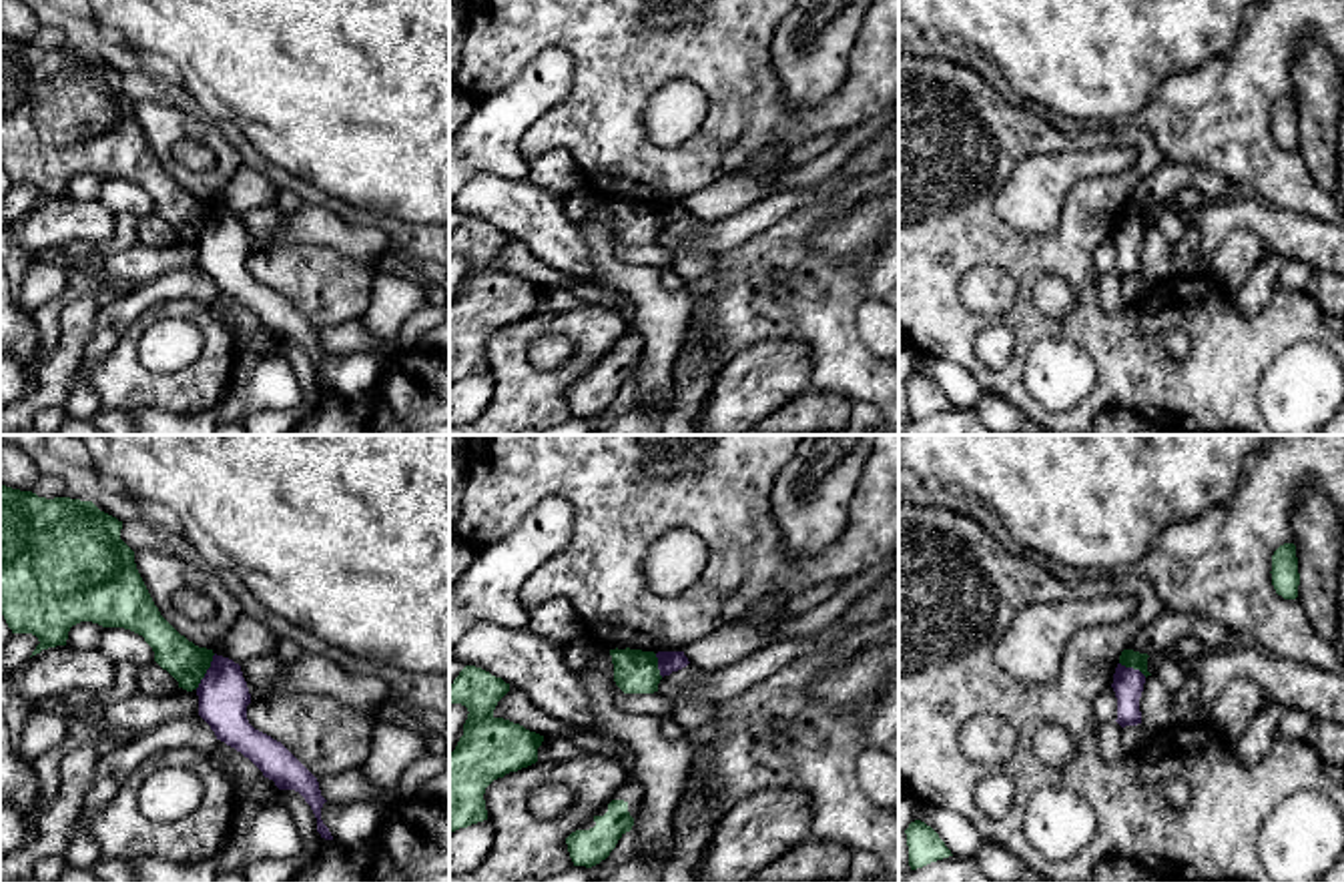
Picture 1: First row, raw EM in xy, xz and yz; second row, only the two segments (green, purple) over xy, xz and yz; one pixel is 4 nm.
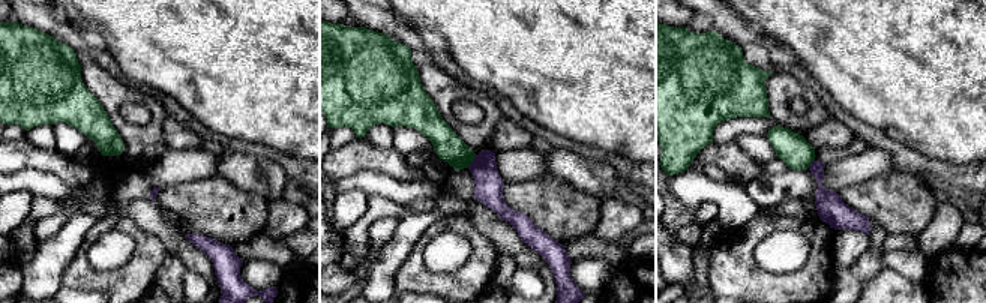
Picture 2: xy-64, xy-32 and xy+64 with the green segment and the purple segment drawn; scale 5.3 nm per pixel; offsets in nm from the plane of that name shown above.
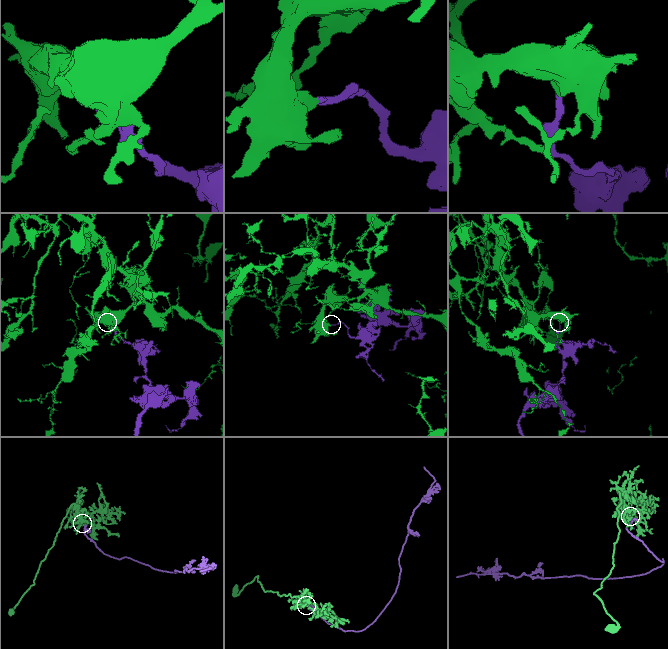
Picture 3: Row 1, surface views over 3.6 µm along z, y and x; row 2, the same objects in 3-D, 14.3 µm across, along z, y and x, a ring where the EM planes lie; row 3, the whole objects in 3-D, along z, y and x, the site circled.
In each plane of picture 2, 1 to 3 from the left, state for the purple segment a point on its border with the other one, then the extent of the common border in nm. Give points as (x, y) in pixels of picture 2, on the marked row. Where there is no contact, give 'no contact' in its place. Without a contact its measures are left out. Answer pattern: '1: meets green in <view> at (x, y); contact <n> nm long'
1: no contact
2: meets green in xy-32 at (471, 161); contact 90 nm long
3: meets green in xy+64 at (812, 161); contact 70 nm long

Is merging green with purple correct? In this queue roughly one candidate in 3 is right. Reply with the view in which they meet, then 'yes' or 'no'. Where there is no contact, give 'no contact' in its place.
contact in xy; no

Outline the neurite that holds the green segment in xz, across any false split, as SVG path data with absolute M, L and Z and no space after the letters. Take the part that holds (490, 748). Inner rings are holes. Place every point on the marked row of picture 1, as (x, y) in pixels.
M465 666L449 686L449 702L469 712L449 754L449 832L487 820L485 788L538 762L544 736L493 716L508 692L510 684L475 666Z

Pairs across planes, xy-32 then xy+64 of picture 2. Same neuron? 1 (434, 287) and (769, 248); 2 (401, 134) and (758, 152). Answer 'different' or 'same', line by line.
1: different
2: same

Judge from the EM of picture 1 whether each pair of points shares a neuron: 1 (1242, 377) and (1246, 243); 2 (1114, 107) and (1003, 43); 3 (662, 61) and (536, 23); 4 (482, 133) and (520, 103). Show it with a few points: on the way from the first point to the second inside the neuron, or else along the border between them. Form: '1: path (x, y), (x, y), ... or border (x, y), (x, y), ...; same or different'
1: border (1216, 283), (1234, 295); different
2: path (1086, 79), (1050, 43), (1032, 43); same
3: path (630, 37), (616, 23), (568, 23); same
4: path (492, 131), (510, 113); same

